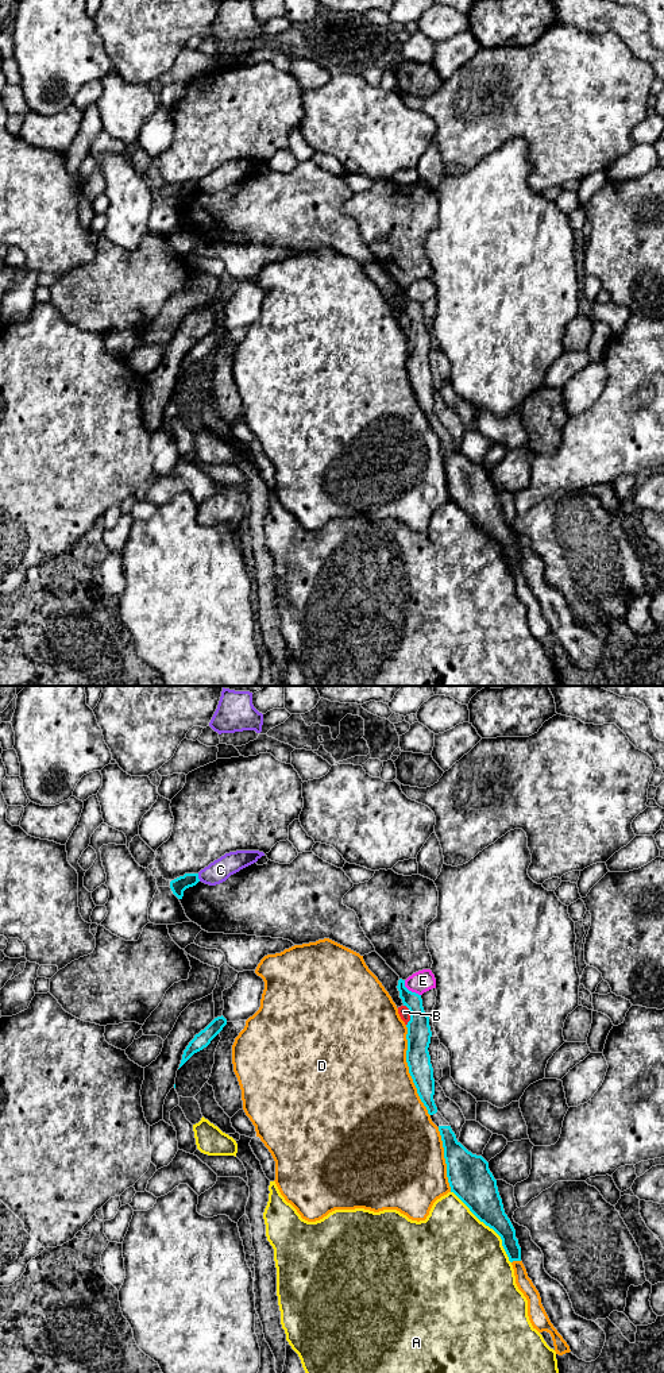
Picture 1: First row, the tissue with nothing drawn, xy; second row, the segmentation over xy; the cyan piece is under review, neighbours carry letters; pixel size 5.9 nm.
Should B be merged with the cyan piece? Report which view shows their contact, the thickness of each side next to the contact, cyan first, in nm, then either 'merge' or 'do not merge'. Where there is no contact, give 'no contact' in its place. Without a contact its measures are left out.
xy | 140/70 nm | do not merge

